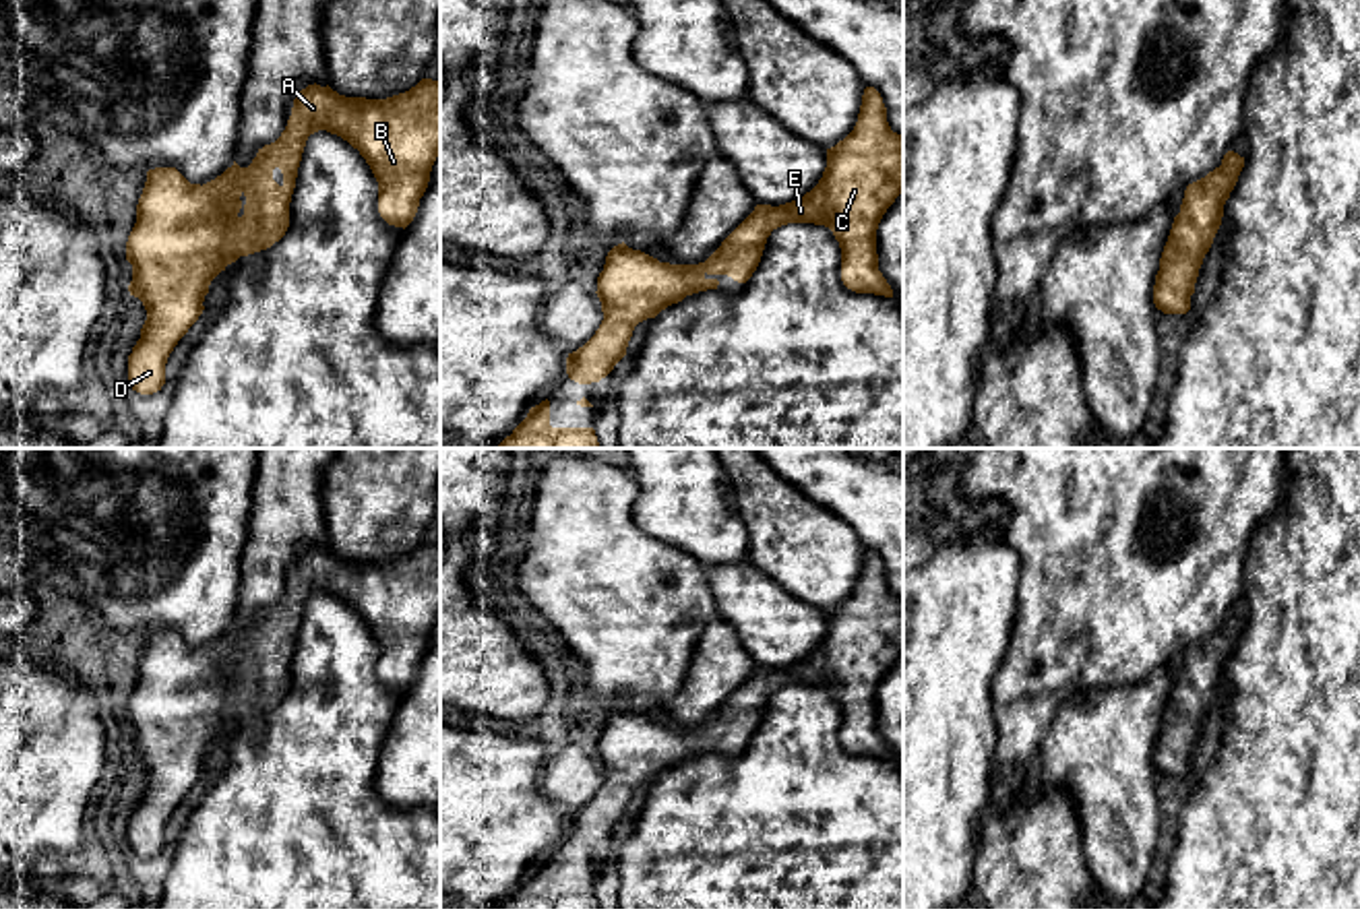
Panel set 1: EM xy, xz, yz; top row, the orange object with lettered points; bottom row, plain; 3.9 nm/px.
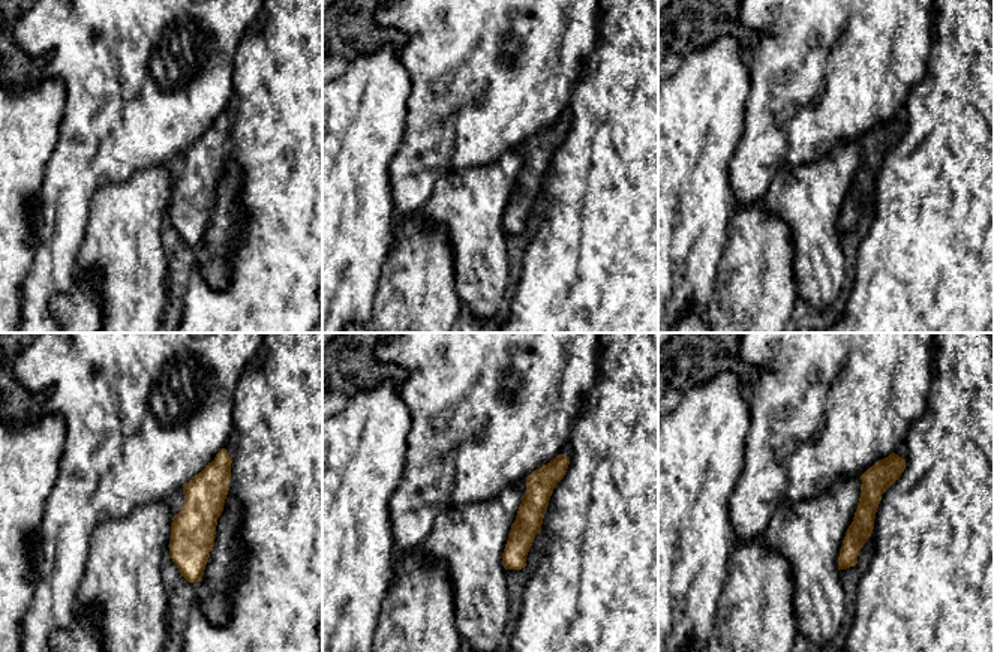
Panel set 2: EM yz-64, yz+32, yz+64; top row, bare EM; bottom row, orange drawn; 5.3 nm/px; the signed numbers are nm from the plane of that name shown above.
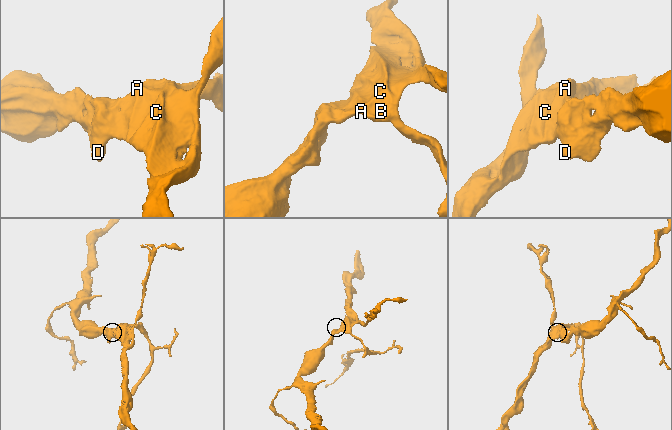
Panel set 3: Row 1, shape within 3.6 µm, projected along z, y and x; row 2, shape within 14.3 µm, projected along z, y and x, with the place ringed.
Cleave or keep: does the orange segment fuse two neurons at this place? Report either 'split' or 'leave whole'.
leave whole

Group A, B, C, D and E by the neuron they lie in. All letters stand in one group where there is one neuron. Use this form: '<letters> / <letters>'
A B C D E

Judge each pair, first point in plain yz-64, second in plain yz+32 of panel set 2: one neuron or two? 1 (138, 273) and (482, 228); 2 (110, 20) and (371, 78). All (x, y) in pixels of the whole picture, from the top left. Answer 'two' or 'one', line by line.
1: one
2: two

